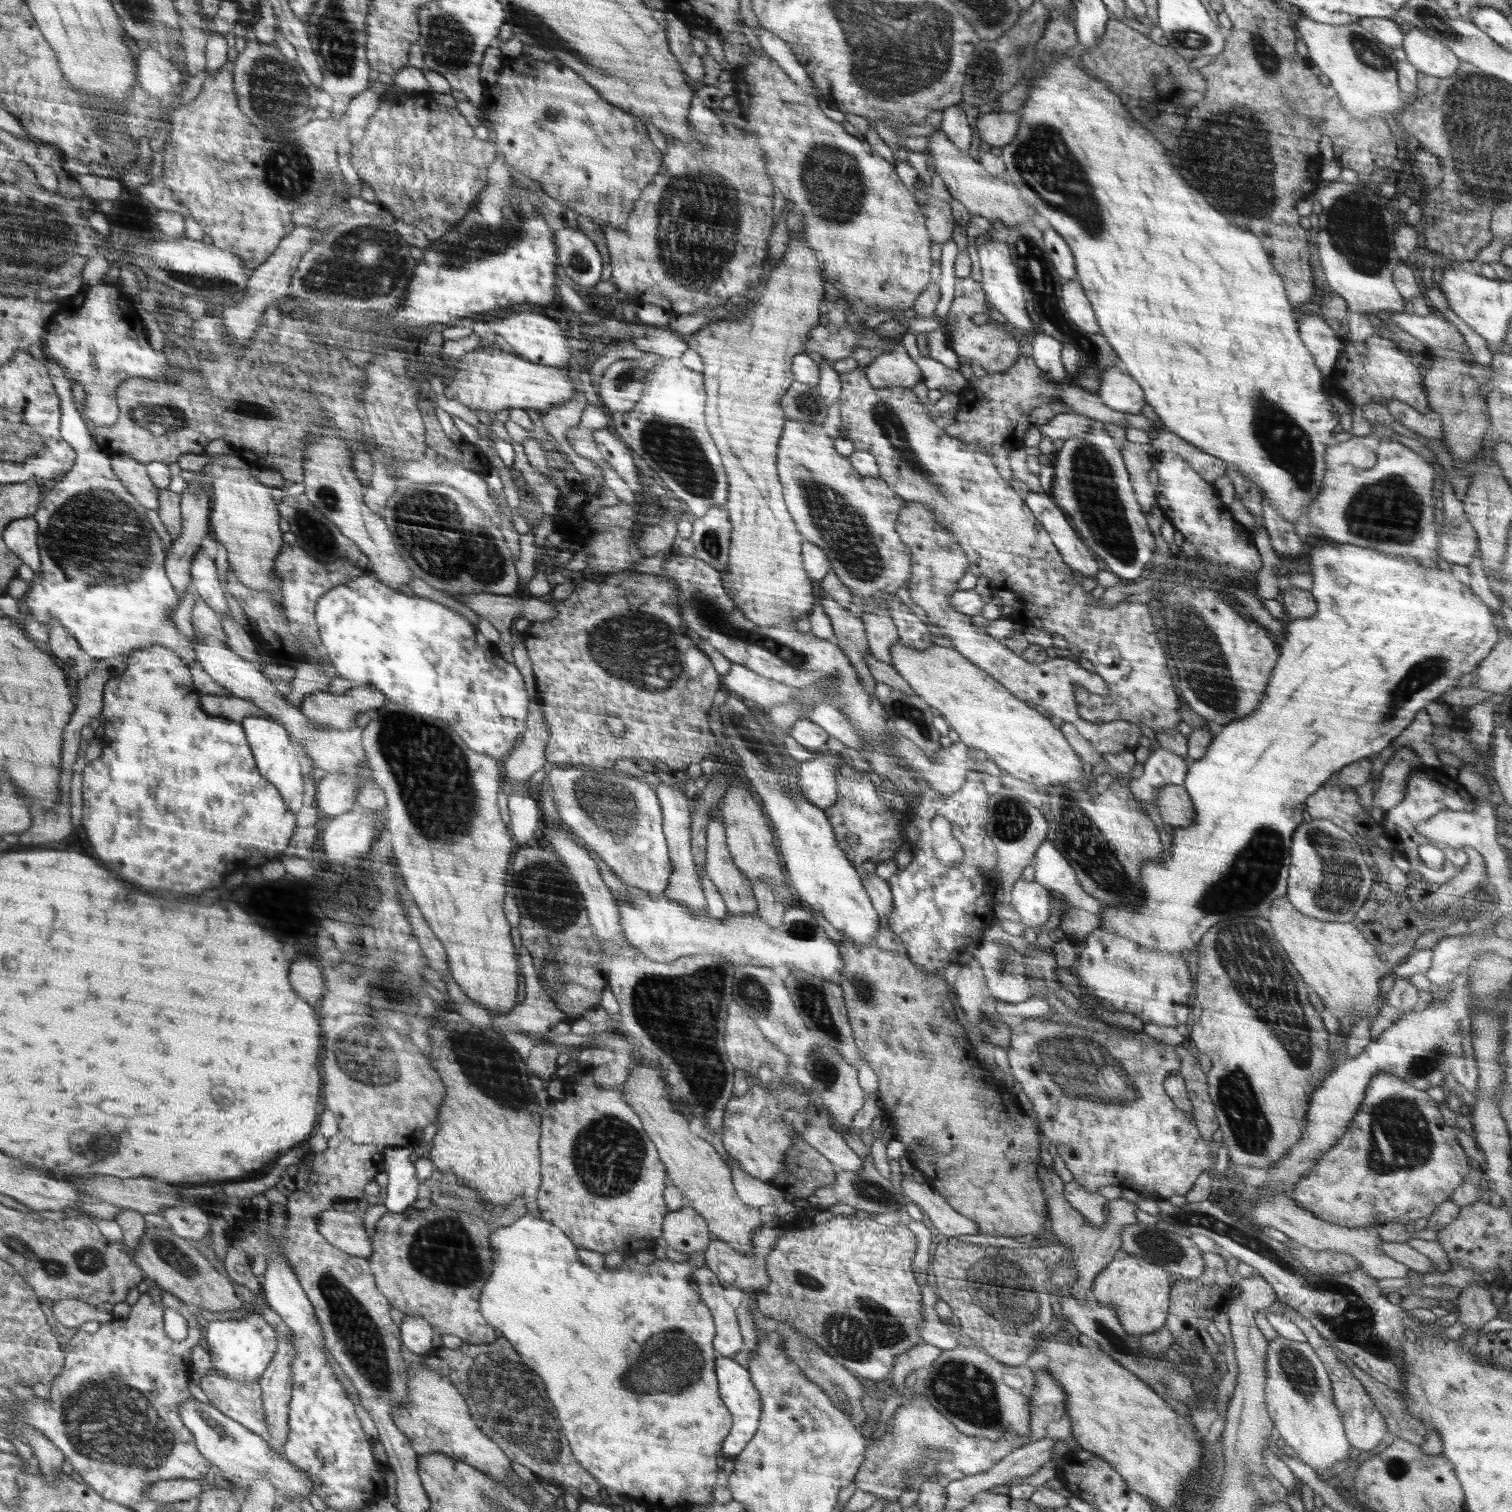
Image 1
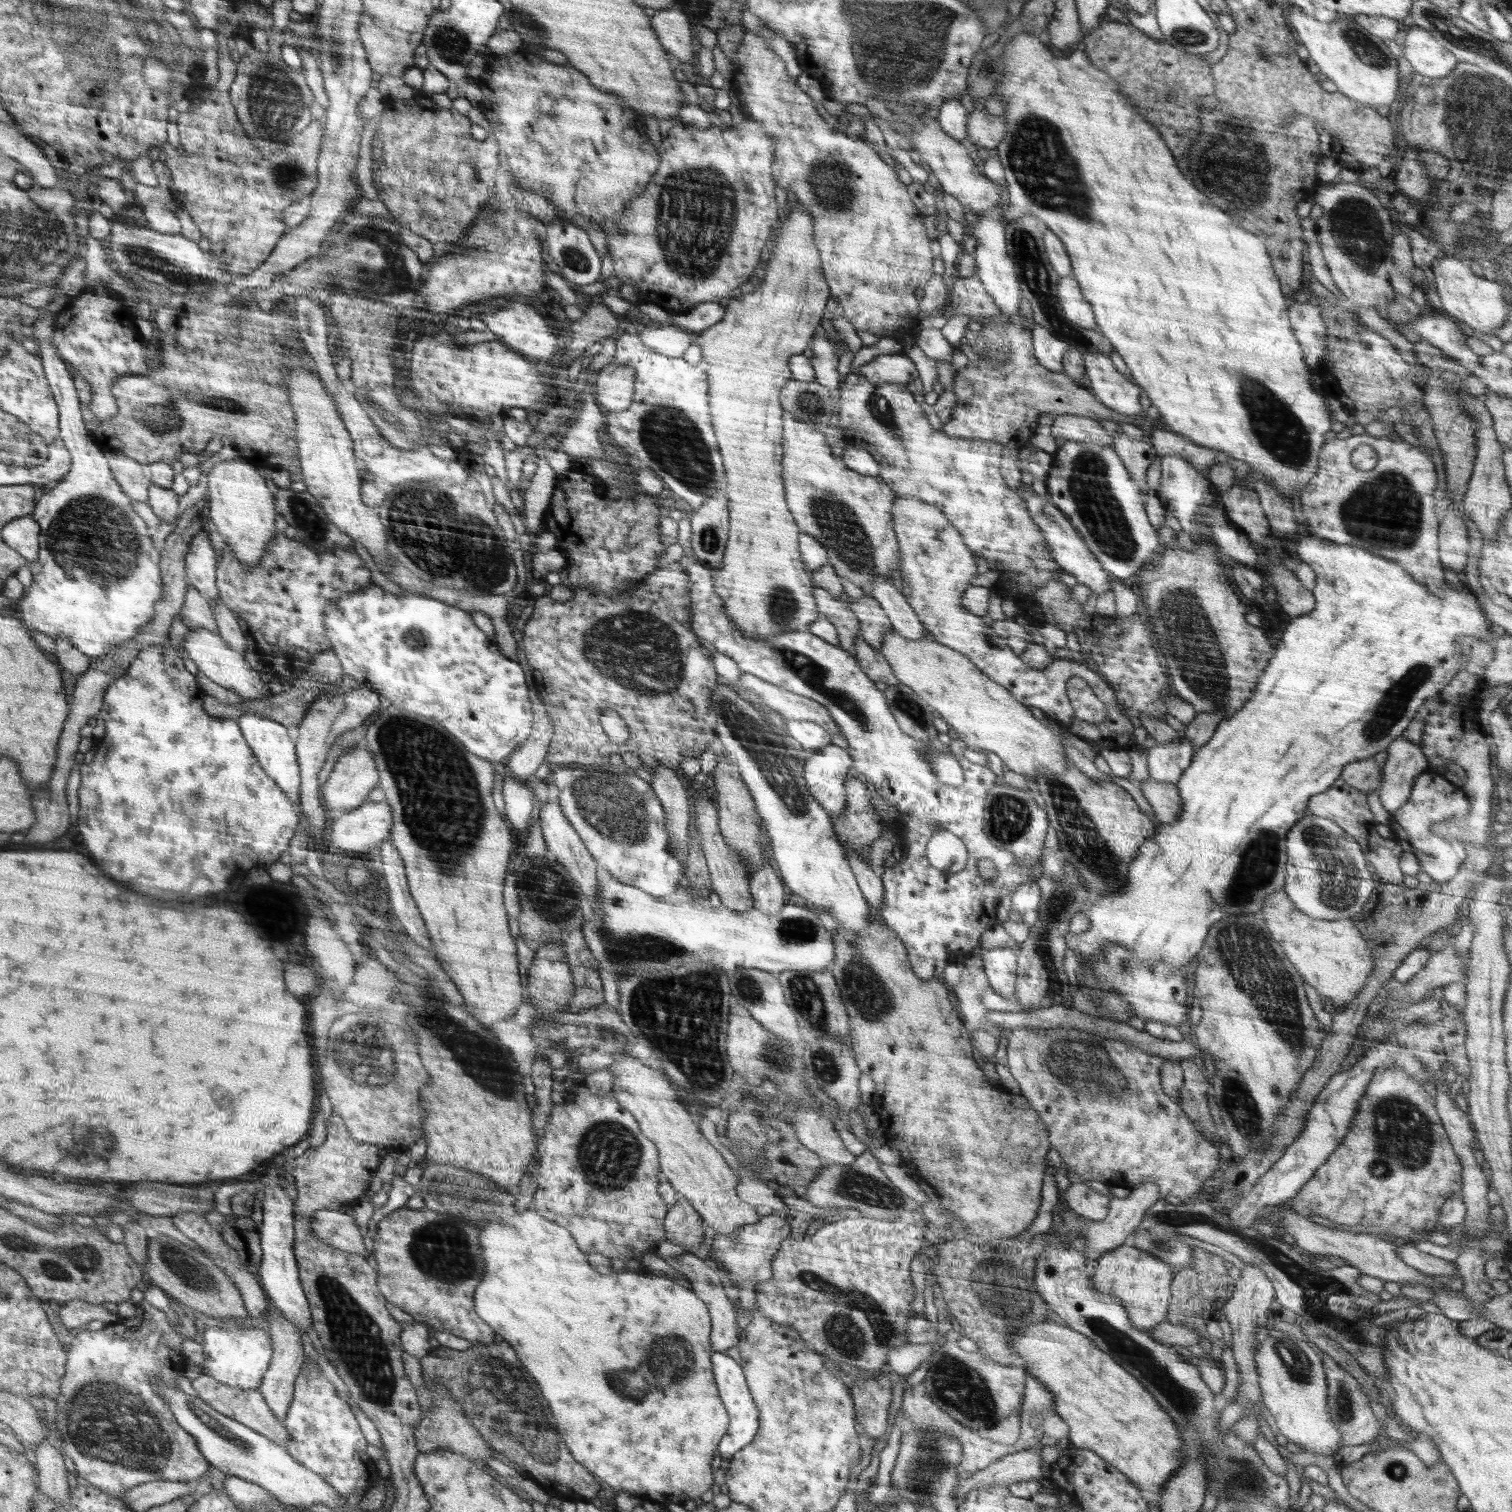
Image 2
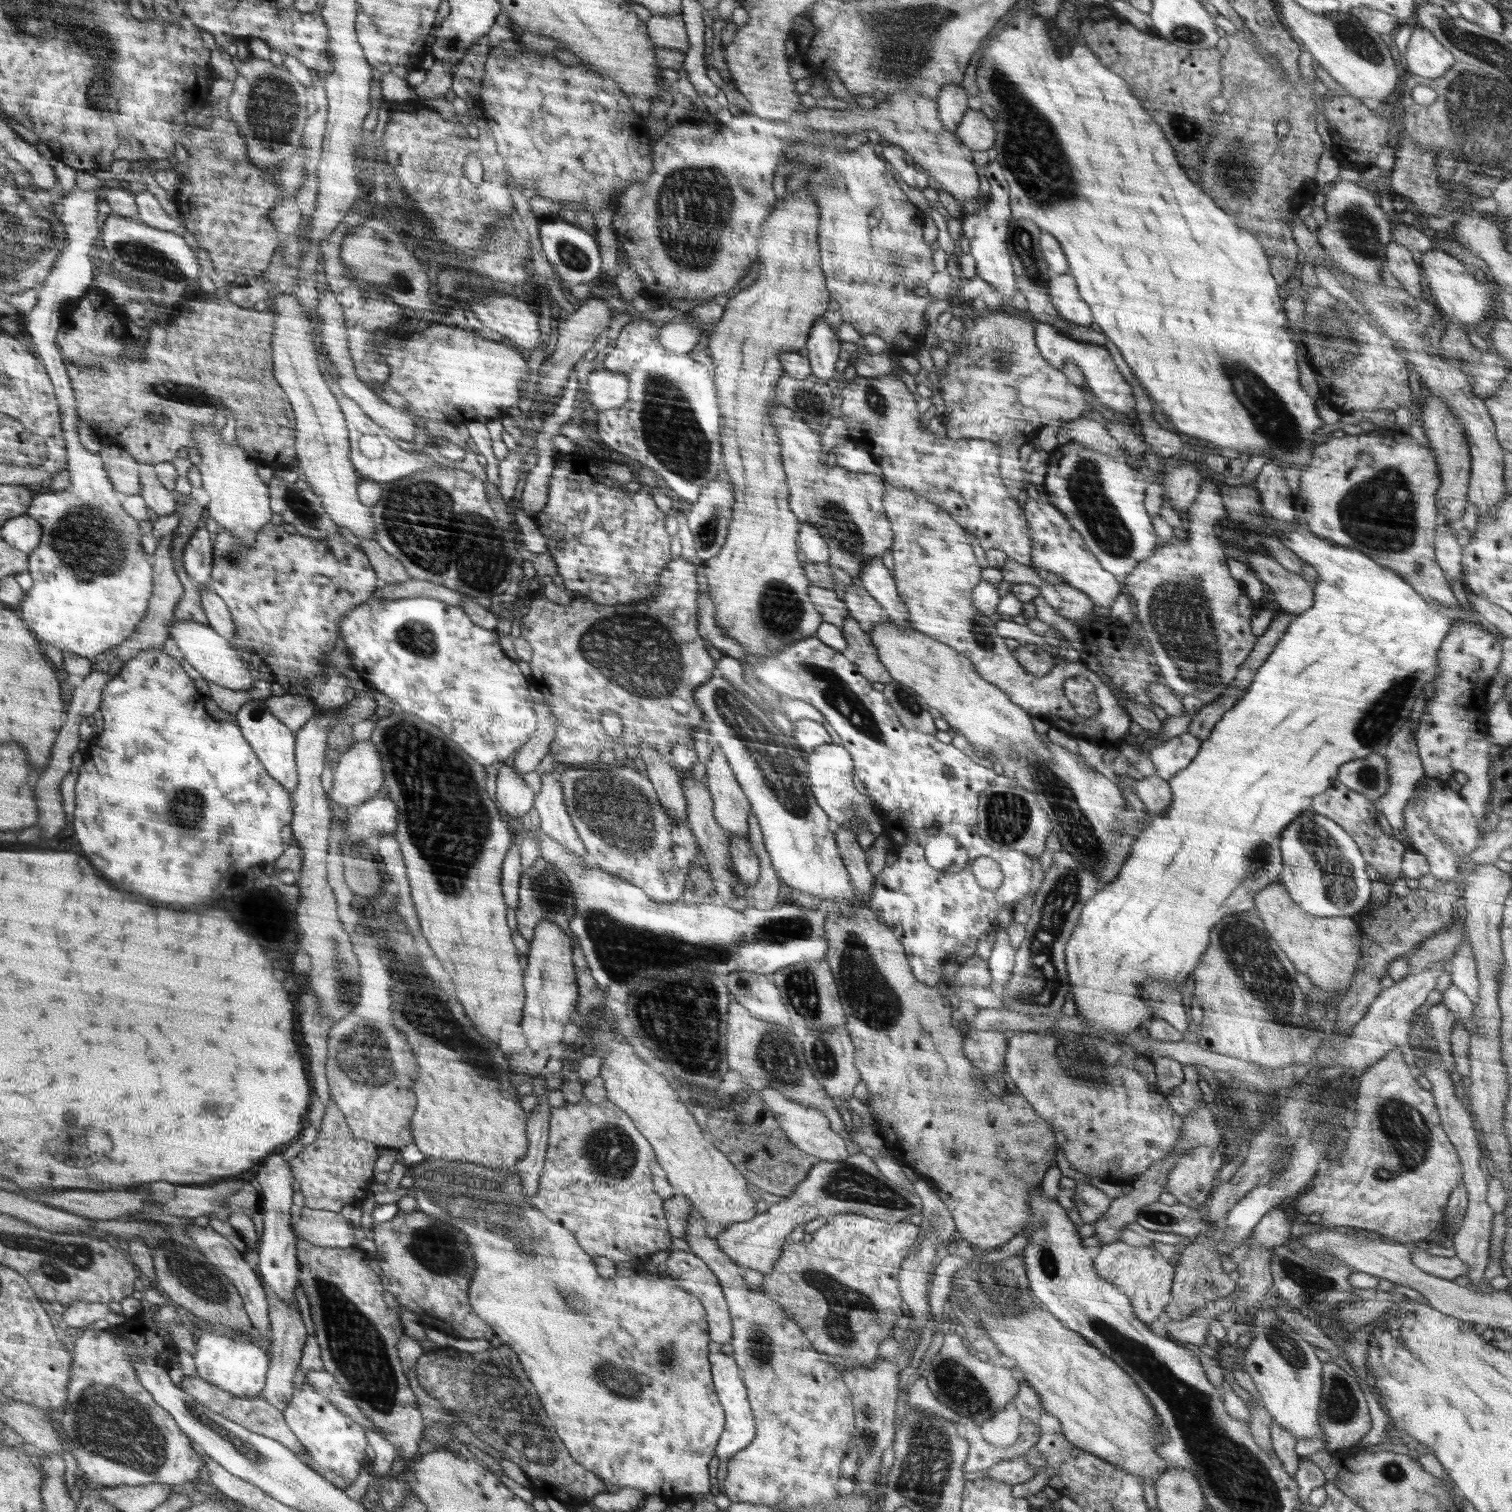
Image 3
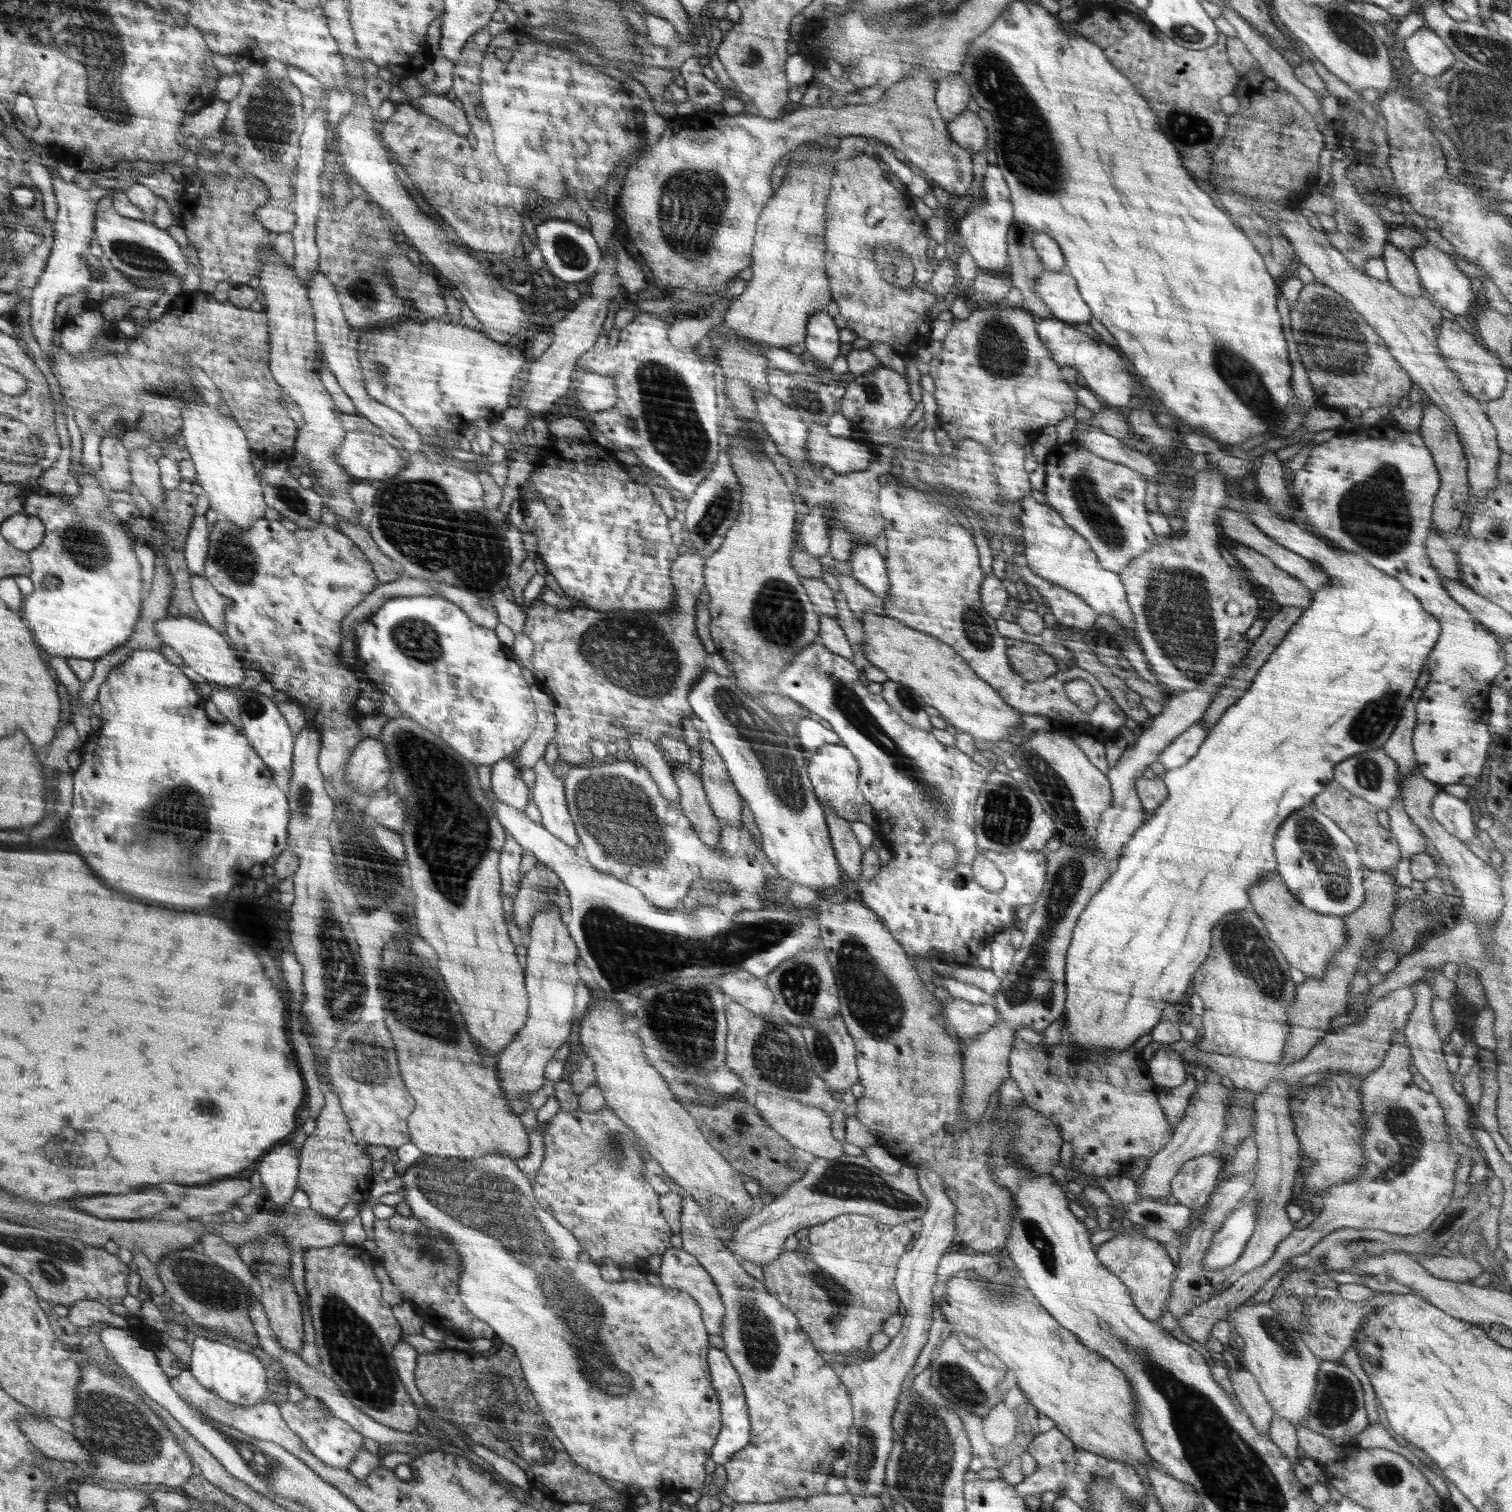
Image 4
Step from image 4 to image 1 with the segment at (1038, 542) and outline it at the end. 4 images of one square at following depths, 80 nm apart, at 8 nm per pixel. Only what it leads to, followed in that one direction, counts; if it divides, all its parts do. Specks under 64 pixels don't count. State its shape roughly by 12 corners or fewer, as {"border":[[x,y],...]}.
{"border":[[1050,494],[1024,502],[1050,535],[1064,564],[1084,578],[1099,572]]}

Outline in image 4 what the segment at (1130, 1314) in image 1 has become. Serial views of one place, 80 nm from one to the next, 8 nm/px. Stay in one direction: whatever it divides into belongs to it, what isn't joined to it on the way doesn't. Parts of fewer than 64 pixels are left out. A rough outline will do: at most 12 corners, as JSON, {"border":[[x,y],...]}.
{"border":[[1119,1234],[1095,1249],[1146,1319],[1160,1319],[1176,1268],[1155,1239]]}

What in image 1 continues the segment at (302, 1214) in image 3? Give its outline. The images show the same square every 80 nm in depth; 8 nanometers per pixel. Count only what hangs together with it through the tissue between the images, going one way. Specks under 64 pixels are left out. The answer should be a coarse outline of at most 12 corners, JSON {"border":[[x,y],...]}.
{"border":[[346,1211],[319,1214],[330,1244],[368,1258],[373,1243],[363,1221]]}

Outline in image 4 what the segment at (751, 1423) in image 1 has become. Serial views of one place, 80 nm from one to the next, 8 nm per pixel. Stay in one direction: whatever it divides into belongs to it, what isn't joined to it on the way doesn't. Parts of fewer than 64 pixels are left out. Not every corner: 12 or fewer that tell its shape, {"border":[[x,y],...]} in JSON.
{"border":[[710,1348],[714,1388],[726,1420],[714,1462],[725,1465],[750,1442],[742,1383],[727,1353]]}

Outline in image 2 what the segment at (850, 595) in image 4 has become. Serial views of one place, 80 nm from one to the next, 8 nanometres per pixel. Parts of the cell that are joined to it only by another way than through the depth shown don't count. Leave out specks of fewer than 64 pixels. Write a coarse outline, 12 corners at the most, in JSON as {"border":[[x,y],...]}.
{"border":[[848,597],[863,639],[879,651],[883,636],[893,631],[875,598]]}

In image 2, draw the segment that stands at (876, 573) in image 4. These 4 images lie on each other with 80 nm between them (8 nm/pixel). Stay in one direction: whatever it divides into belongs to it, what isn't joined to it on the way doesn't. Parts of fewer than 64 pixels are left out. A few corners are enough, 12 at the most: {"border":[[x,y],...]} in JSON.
{"border":[[878,575],[869,595],[893,631],[910,640],[926,631],[892,581]]}

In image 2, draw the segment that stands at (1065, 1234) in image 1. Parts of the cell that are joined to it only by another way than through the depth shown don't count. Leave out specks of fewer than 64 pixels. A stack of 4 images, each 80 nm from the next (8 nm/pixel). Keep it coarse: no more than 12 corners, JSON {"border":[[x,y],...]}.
{"border":[[1154,1179],[1113,1197],[1107,1217],[1081,1218],[1066,1207],[1060,1233],[1080,1232],[1093,1269],[1141,1226],[1160,1199]]}

